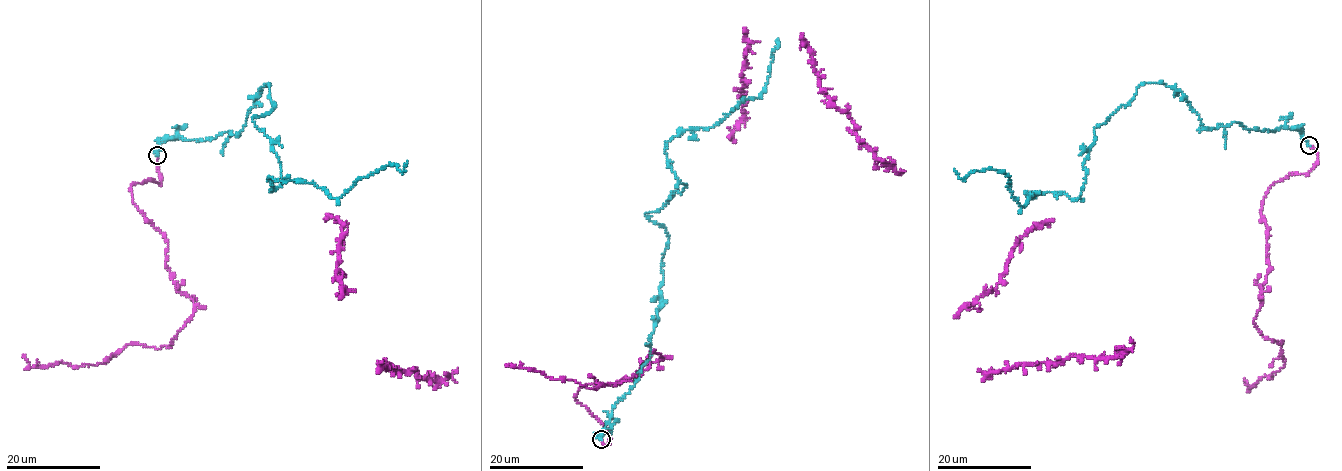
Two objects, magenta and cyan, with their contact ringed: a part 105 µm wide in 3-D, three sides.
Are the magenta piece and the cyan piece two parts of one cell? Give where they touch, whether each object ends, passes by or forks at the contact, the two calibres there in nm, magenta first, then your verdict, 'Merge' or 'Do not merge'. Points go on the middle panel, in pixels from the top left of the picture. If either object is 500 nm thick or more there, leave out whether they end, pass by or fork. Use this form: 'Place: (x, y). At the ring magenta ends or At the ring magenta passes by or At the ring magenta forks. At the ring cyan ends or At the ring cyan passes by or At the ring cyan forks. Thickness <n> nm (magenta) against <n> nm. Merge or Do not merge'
Place: (601, 439). At the ring magenta ends. At the ring cyan passes by. Thickness 130 nm (magenta) against 140 nm. Merge

